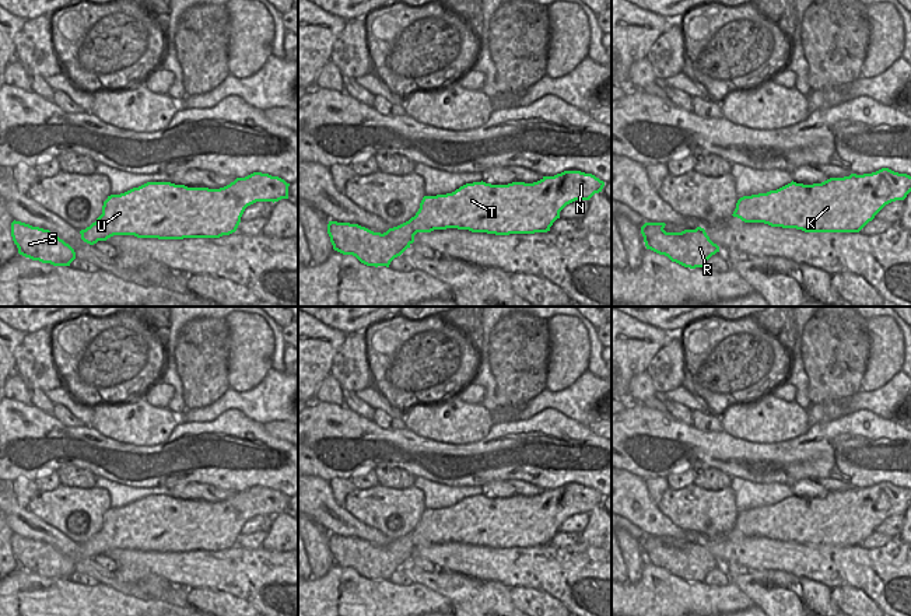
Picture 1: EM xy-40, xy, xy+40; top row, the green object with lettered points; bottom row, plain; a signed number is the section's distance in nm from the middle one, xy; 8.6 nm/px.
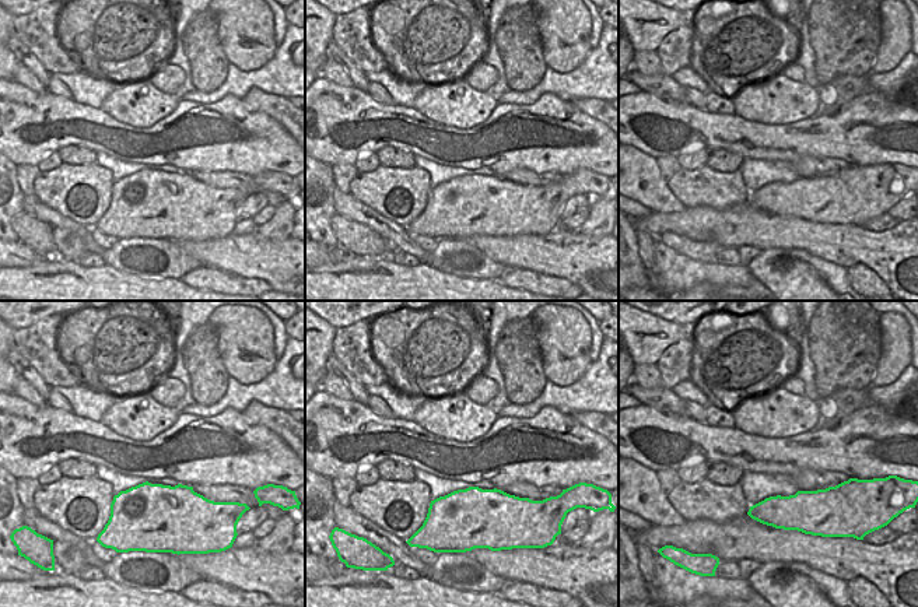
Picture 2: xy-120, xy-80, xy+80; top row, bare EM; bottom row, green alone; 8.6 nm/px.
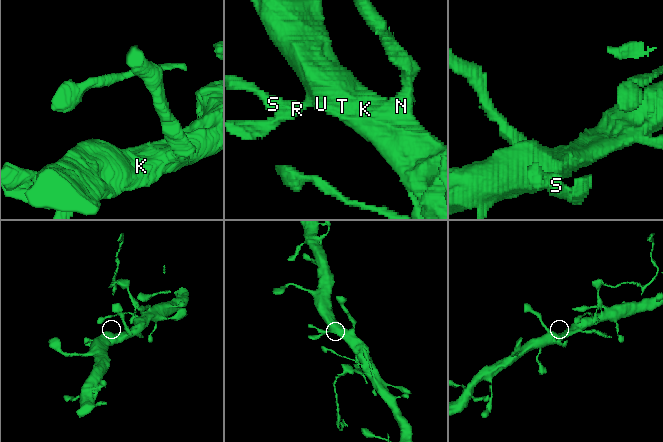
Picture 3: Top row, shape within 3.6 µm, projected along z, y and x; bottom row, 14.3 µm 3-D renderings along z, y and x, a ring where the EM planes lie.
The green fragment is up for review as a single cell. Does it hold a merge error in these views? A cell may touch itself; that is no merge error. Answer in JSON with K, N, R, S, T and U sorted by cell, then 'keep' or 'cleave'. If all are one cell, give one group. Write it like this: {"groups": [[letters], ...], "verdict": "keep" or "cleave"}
{"groups": [["K", "N", "R", "S", "T", "U"]], "verdict": "keep"}

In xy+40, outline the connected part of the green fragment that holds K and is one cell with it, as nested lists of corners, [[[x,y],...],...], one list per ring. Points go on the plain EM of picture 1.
[[[882,482],[813,498],[792,494],[777,504],[743,510],[732,529],[805,546],[859,546],[886,518],[904,514],[910,505],[910,489]]]

